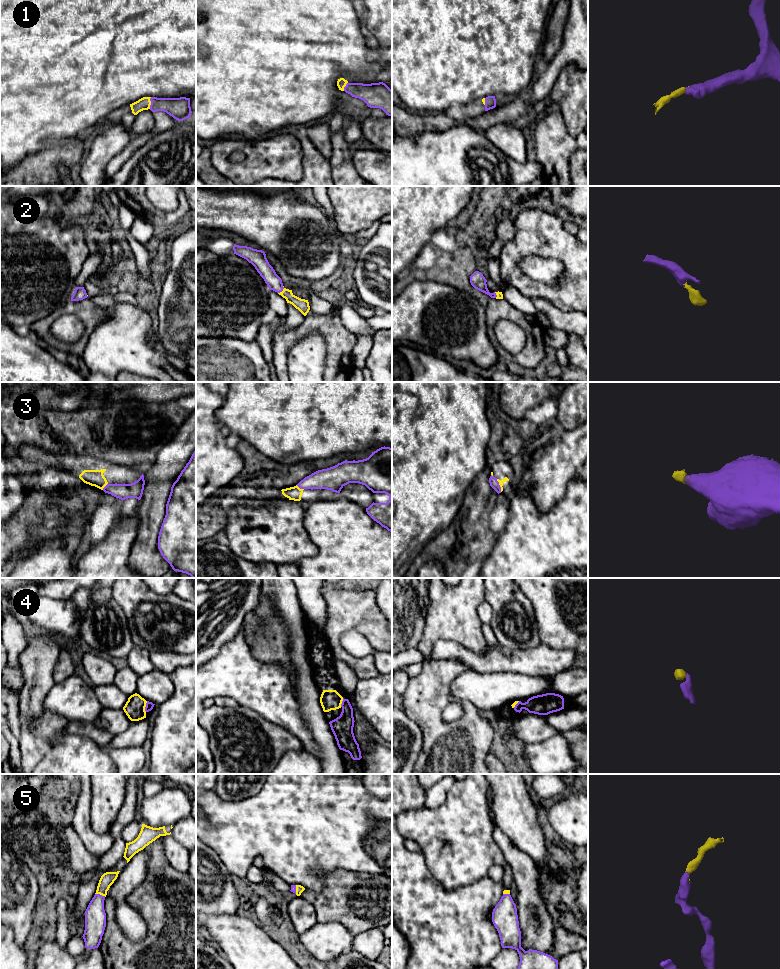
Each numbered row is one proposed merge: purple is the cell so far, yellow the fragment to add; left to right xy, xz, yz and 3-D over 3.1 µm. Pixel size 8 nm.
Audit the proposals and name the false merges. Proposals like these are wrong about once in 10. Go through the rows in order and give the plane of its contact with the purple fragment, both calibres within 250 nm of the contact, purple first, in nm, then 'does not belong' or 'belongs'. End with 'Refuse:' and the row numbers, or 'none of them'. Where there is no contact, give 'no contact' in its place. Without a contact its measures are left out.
1: contact in xy; calibres 180 and 100 nm; belongs
2: contact in xz; calibres 120 and 100 nm; belongs
3: contact in yz; calibres 70 and 40 nm; belongs
4: contact in xy; calibres 60 and 160 nm; belongs
5: contact in xy; calibres 180 and 110 nm; belongs
Refuse: none of them

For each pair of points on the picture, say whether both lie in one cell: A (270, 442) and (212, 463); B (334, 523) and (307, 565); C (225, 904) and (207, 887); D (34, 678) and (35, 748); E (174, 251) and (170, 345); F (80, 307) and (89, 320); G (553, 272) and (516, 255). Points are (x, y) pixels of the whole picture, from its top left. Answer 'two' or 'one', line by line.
A: two
B: one
C: one
D: one
E: one
F: one
G: two

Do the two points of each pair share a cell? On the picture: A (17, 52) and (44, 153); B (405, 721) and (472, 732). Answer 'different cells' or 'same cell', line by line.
A: different cells
B: different cells

